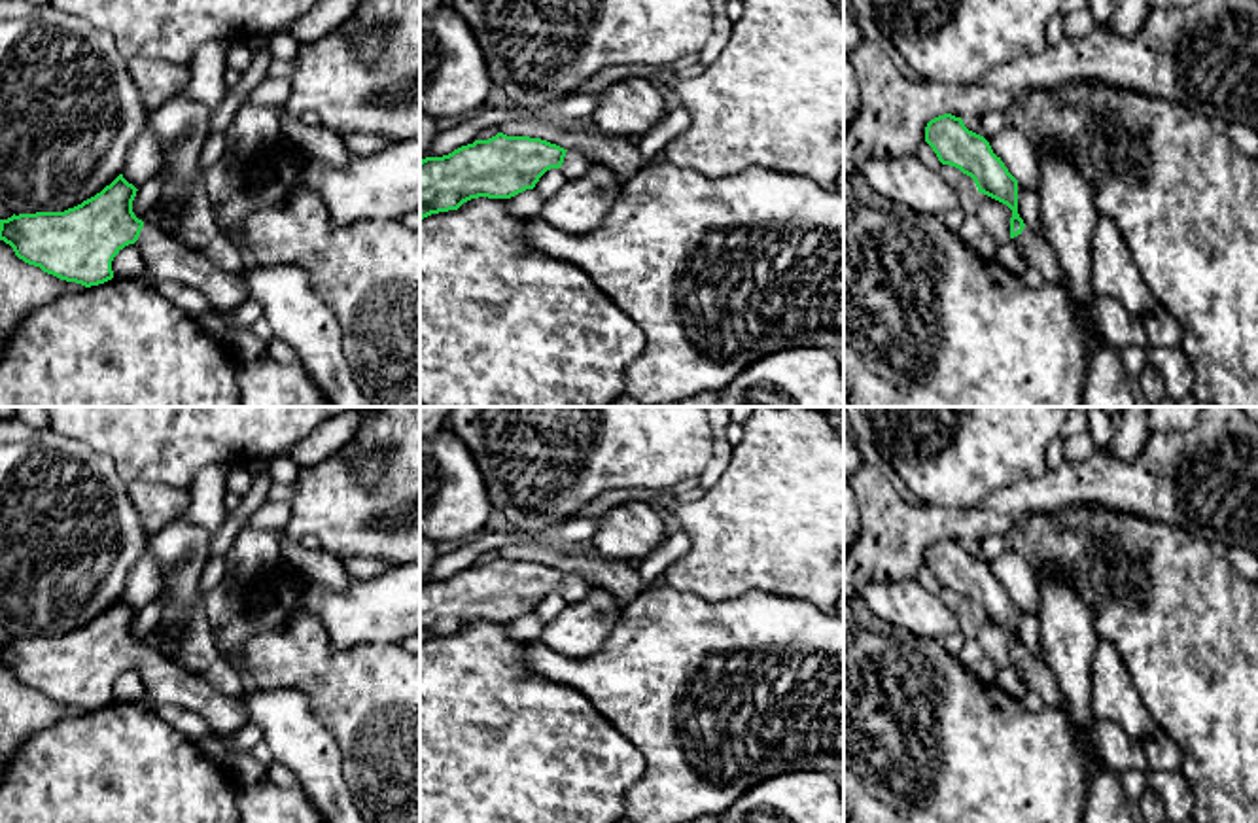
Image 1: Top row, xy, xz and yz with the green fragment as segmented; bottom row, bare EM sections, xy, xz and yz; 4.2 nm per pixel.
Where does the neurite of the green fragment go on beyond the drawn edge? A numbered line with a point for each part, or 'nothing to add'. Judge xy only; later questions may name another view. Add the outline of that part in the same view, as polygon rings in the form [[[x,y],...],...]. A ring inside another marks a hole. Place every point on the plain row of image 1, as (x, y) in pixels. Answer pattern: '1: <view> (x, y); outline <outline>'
1: xy (165, 682); outline [[[144,645],[134,670],[140,674],[146,696],[159,704],[174,704],[199,713],[218,738],[250,723],[240,696],[221,694],[199,674],[151,647]]]

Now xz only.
1: xz (576, 587); outline [[[568,573],[560,594],[564,596],[566,604],[569,605],[569,604],[575,604],[575,602],[581,602],[583,598],[586,598],[592,588],[596,588],[596,587],[588,579]]]

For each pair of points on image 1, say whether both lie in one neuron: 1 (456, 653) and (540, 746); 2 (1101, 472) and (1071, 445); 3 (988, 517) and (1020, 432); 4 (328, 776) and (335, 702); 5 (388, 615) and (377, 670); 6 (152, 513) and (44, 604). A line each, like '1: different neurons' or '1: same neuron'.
1: same neuron
2: different neurons
3: different neurons
4: different neurons
5: different neurons
6: different neurons

